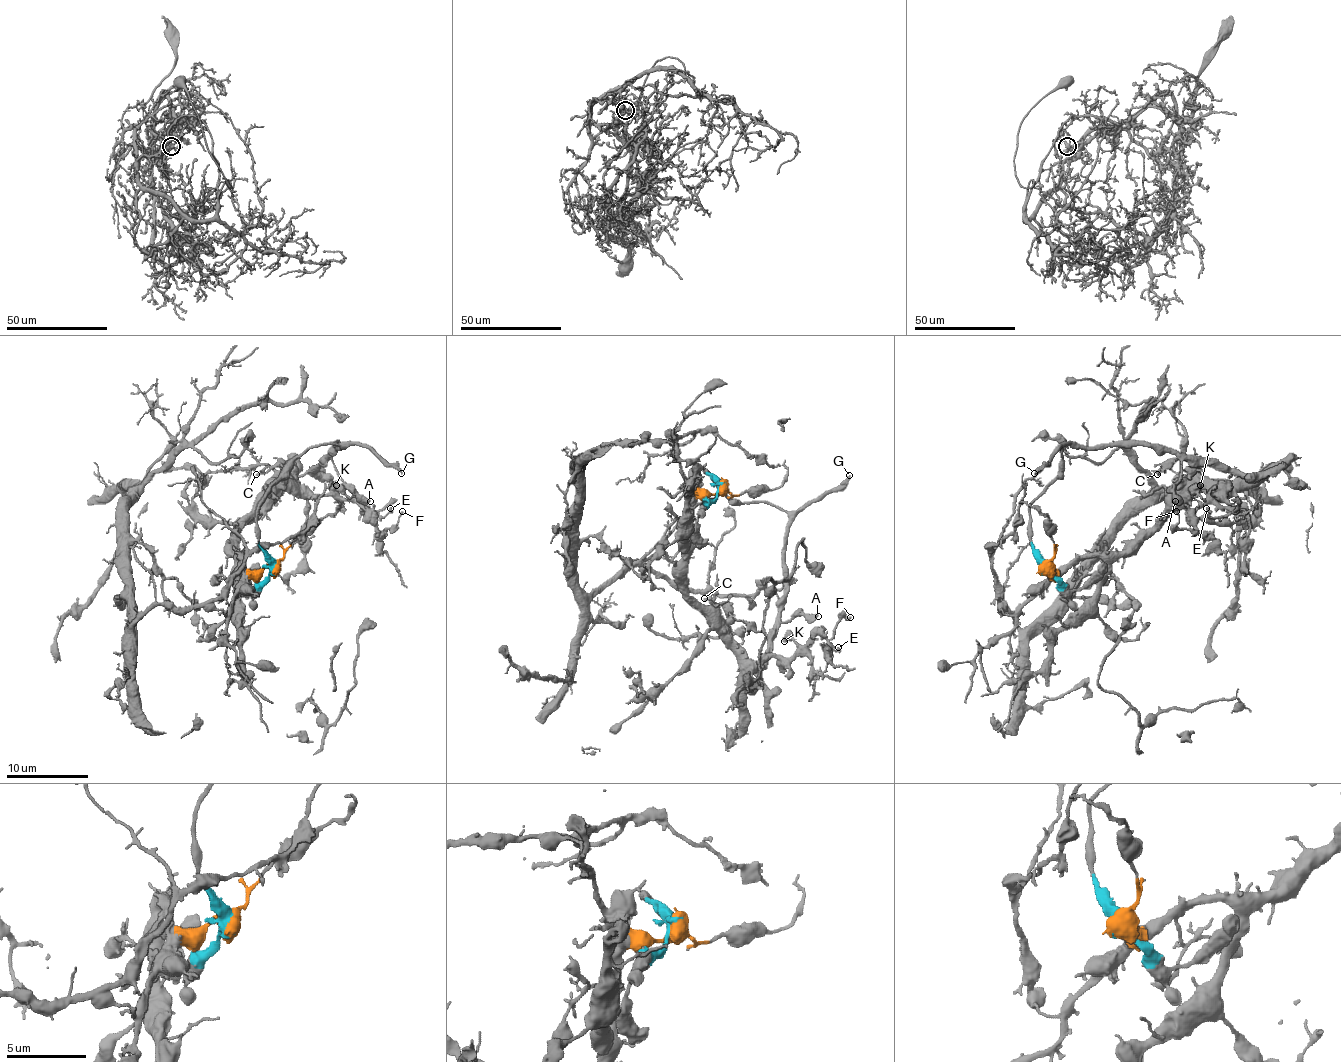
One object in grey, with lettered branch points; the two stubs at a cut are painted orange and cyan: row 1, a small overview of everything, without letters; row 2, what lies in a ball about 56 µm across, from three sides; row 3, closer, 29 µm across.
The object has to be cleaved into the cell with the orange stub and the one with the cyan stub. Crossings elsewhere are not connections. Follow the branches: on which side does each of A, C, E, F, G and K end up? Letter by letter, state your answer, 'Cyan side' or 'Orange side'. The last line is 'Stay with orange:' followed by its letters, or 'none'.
A: Cyan side
C: Orange side
E: Orange side
F: Orange side
G: Cyan side
K: Orange side
Stay with orange: C, E, F, K

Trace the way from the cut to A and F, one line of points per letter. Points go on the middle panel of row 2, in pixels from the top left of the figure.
A: (720, 485), (705, 471), (732, 499), (773, 503), (789, 518), (779, 620), (802, 614), (818, 616)
F: (720, 485), (695, 501), (687, 596), (754, 661), (793, 657), (814, 637), (830, 639), (851, 616)

